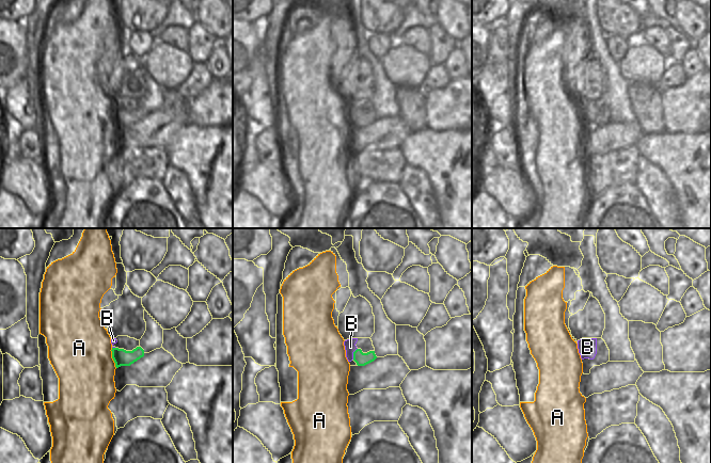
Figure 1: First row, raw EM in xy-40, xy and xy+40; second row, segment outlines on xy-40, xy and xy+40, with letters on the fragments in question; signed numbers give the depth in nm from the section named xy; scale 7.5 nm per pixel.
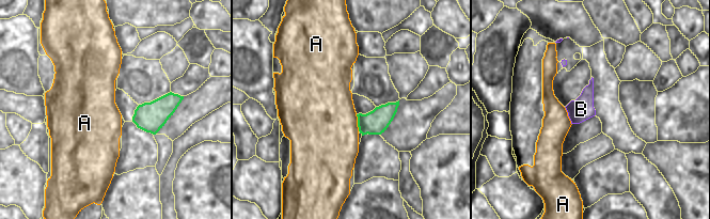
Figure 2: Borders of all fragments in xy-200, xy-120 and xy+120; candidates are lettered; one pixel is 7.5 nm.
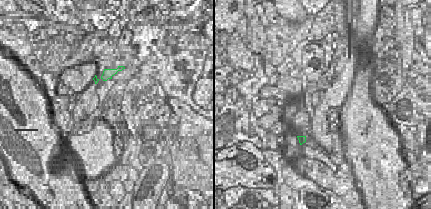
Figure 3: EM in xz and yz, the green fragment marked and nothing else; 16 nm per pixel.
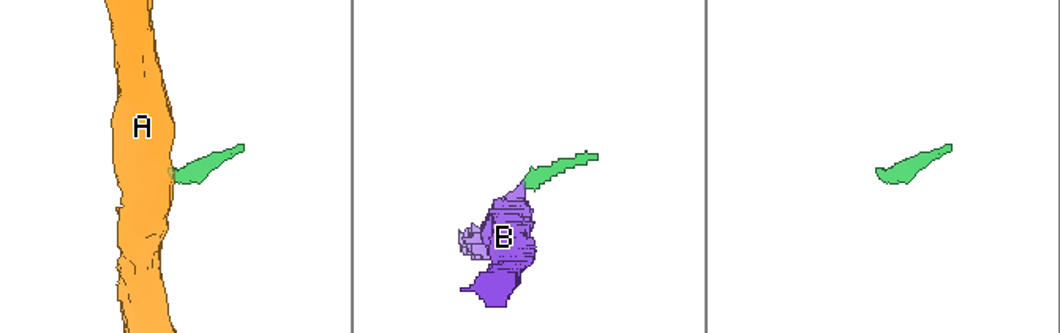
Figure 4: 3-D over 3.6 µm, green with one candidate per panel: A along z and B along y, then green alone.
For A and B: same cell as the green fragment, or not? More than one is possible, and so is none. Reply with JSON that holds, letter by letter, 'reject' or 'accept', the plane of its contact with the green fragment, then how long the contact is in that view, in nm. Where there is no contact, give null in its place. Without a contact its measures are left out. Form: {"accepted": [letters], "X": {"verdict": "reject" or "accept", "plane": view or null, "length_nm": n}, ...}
{"accepted": ["B"], "A": {"verdict": "reject", "plane": "xy-40", "length_nm": 160}, "B": {"verdict": "accept", "plane": "xy", "length_nm": 90}}

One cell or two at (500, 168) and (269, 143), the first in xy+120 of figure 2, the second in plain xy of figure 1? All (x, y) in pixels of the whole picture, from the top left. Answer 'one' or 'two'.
one

